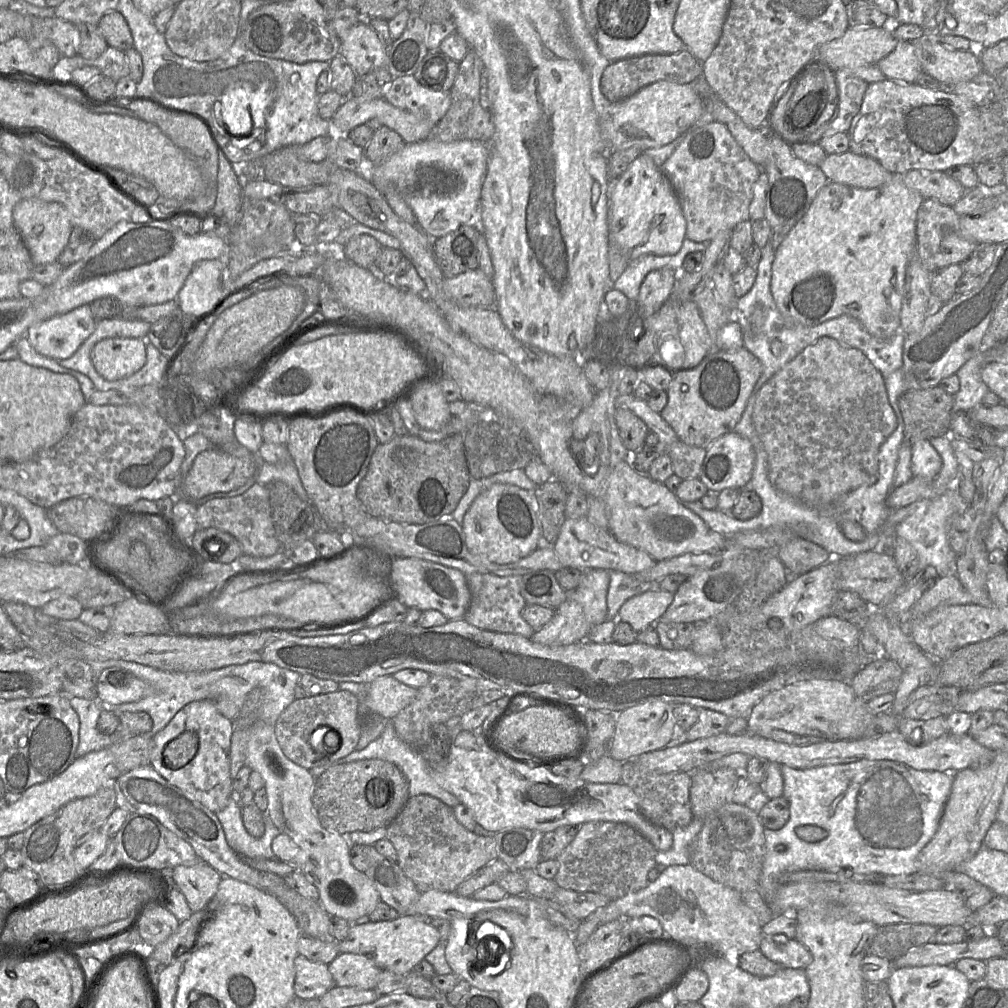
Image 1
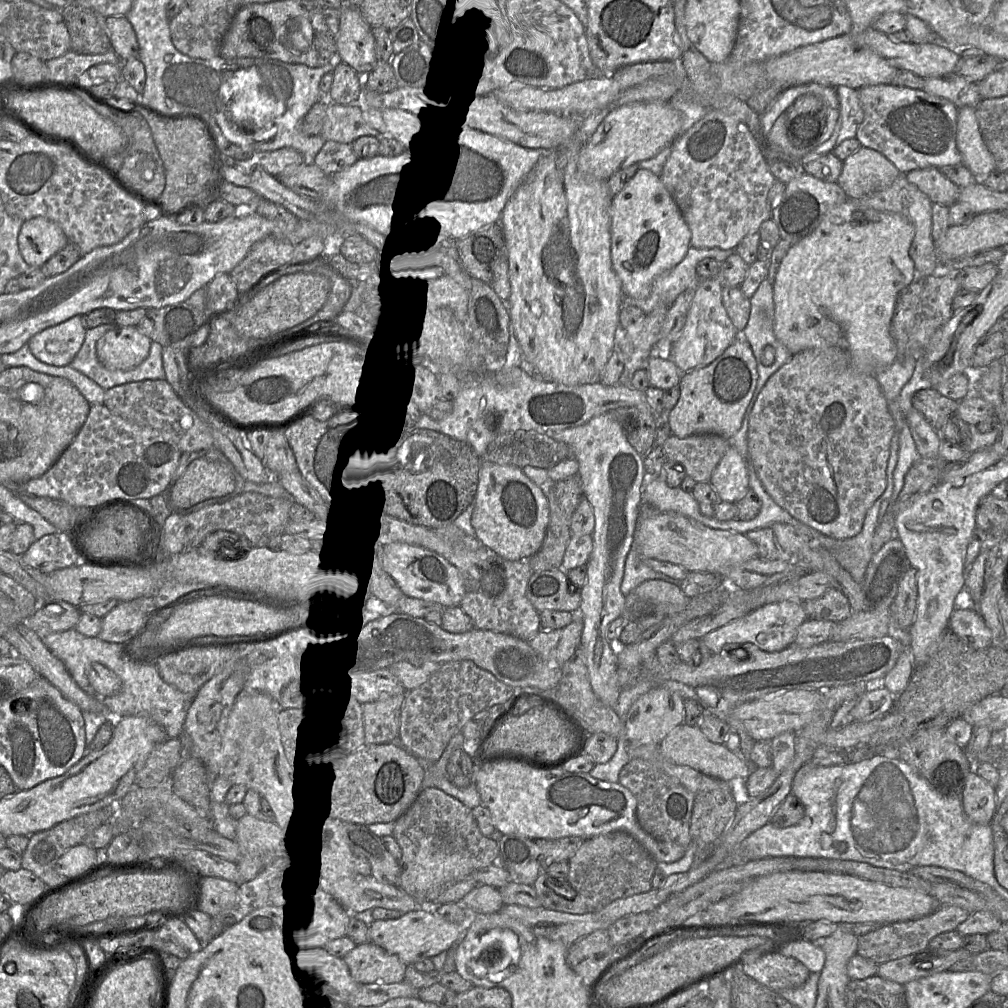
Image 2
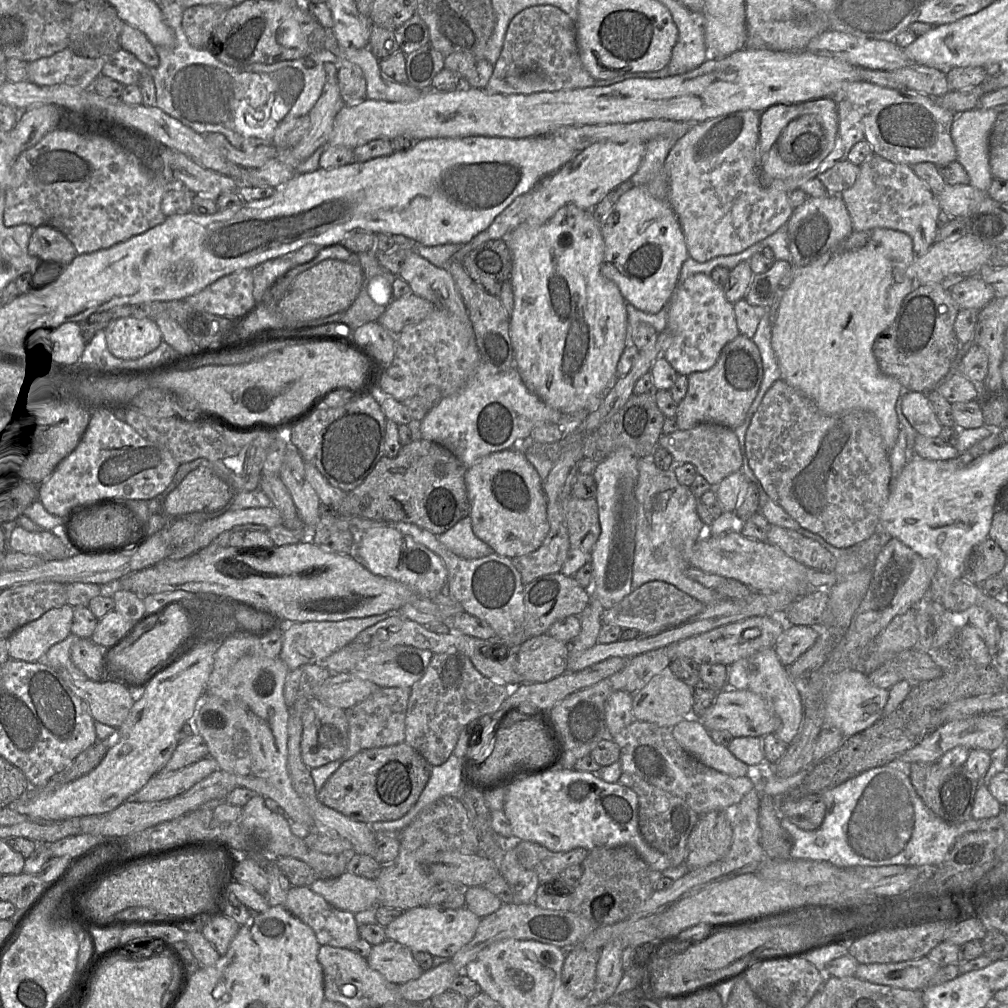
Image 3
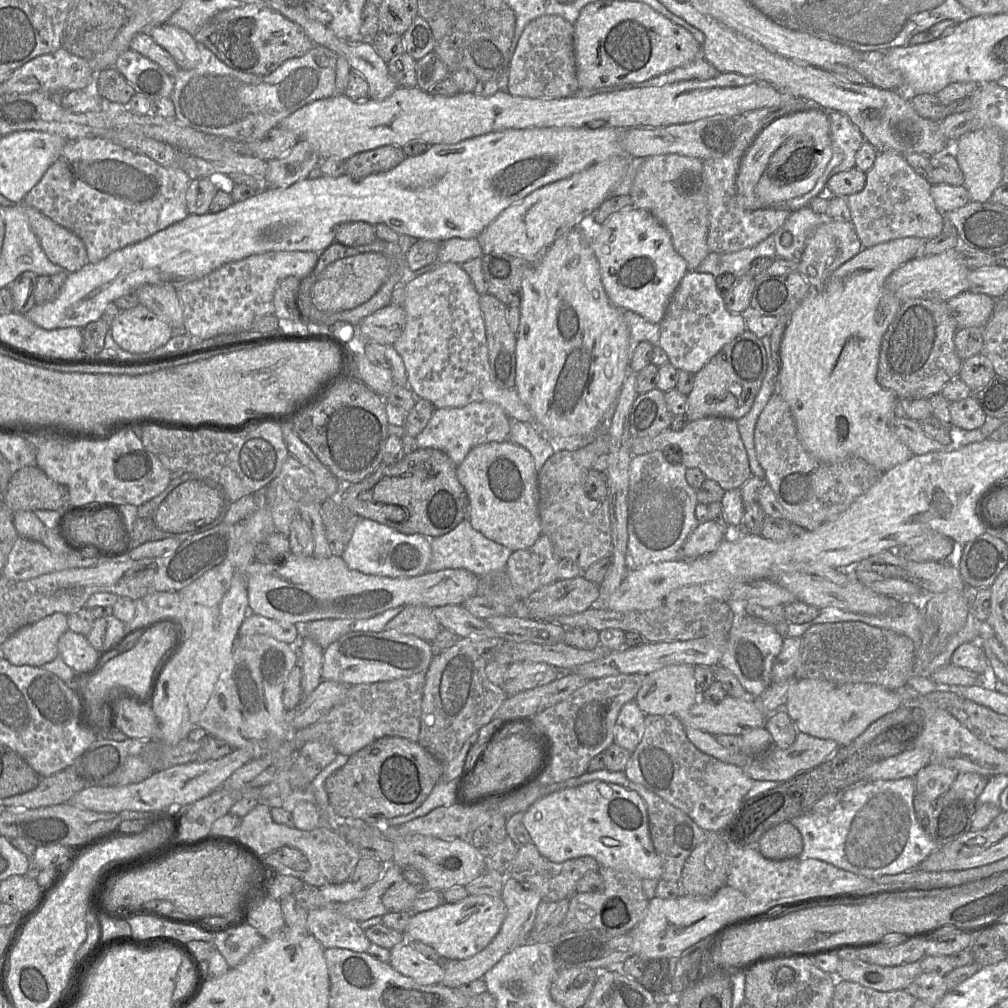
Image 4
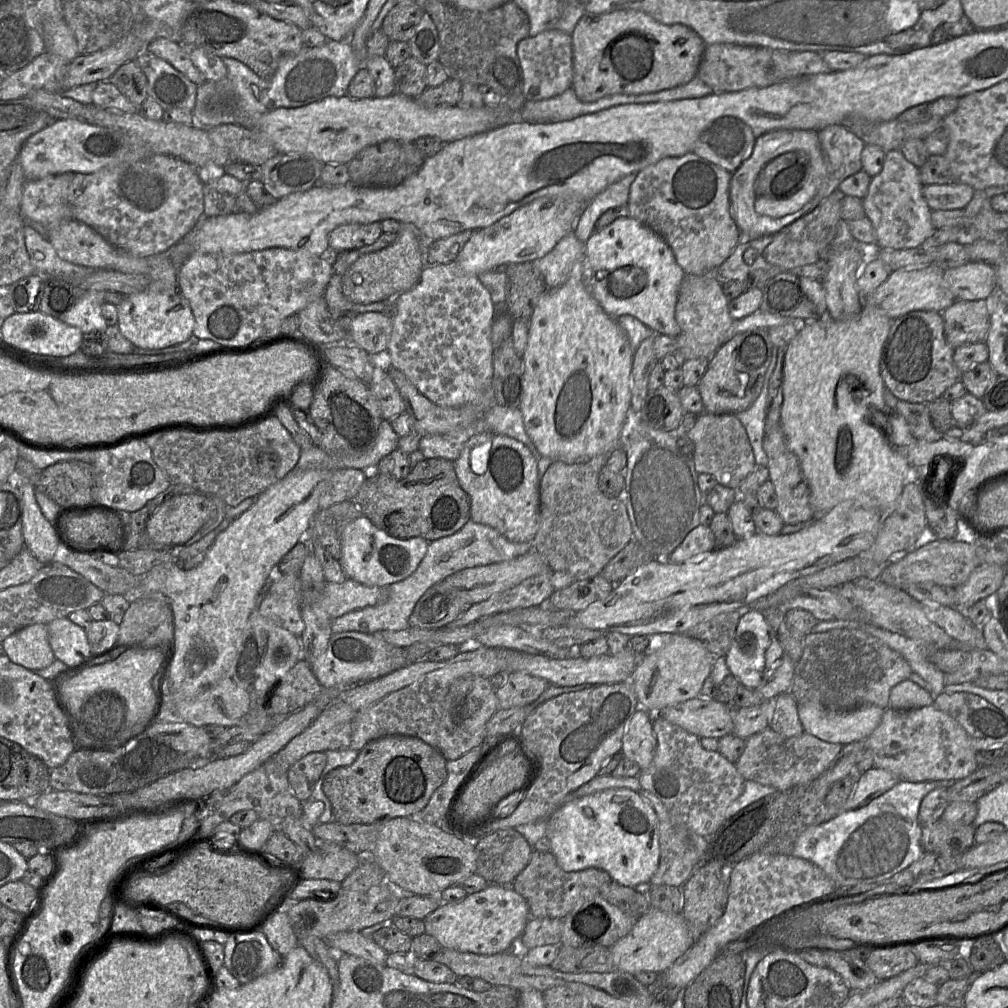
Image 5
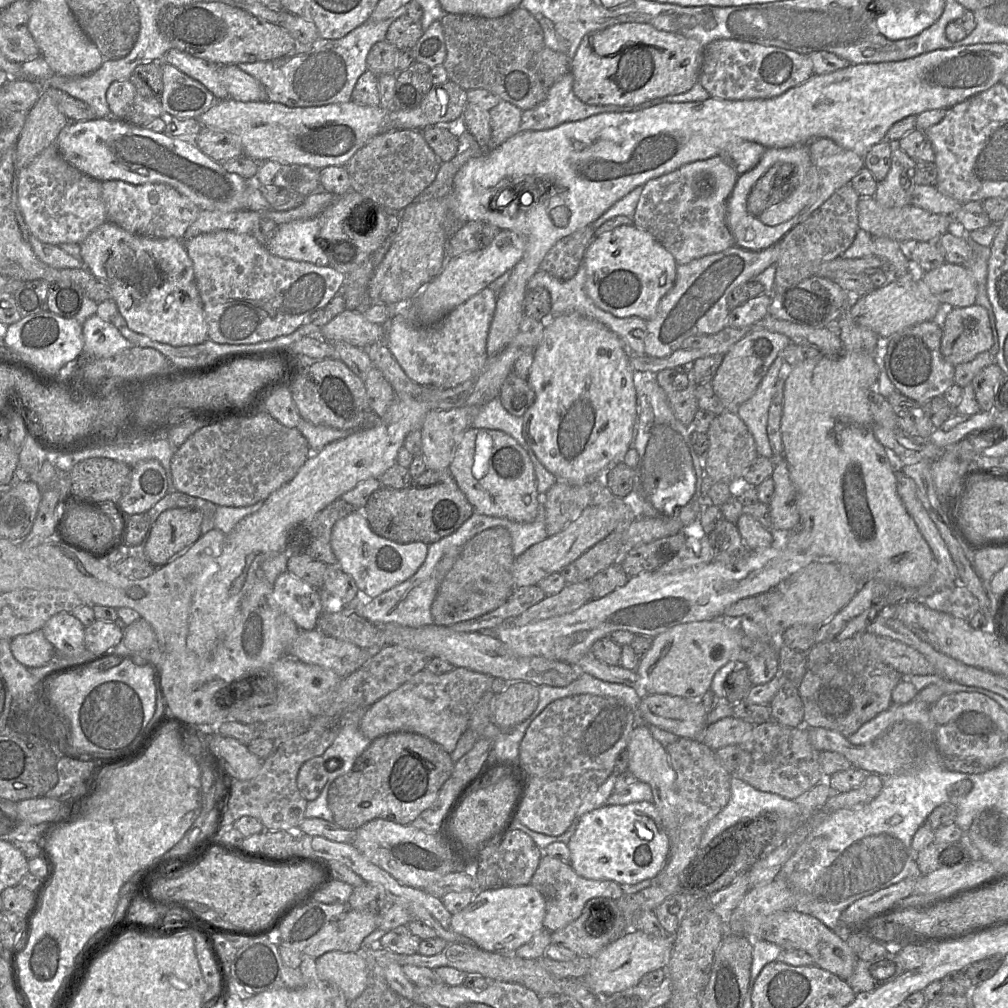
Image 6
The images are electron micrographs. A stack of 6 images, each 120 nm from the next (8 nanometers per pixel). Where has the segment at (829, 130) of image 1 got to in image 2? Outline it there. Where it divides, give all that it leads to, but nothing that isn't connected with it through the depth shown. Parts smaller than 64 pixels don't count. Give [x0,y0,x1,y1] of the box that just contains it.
[801,86,864,162]

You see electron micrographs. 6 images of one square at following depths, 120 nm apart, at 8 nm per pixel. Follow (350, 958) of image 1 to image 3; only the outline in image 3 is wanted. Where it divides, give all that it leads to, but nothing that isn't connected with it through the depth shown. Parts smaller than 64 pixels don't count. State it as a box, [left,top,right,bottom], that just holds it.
[367,940,424,985]

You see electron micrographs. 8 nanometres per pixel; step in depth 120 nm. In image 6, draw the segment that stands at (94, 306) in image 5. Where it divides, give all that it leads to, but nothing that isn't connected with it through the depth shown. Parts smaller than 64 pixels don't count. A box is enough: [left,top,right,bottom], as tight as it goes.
[82,314,133,358]

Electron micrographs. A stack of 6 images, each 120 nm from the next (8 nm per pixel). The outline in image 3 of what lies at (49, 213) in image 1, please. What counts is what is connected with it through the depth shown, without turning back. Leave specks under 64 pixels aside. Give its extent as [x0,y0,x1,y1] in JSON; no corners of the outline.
[28,225,79,264]

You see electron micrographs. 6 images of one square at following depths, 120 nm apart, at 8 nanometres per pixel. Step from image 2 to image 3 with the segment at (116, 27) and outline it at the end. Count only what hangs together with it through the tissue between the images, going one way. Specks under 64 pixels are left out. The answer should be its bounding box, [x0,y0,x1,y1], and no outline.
[120,23,159,69]

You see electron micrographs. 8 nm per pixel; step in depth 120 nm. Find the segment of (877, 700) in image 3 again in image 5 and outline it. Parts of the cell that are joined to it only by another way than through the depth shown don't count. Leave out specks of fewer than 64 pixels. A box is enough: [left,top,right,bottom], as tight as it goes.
[798,703,885,745]

